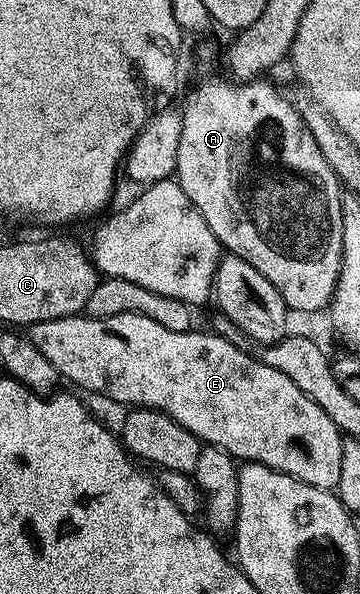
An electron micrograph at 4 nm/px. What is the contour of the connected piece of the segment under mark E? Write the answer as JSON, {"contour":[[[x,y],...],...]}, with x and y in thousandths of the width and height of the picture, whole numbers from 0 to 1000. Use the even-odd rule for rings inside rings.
{"contour":[[[325,527],[297,534],[208,530],[133,537],[78,554],[92,582],[156,618],[164,636],[183,640],[186,635],[200,646],[250,662],[286,662],[347,685],[439,689],[500,712],[500,719],[533,726],[564,746],[633,759],[664,778],[739,783],[867,820],[936,825],[953,731],[939,727],[933,712],[800,631],[778,631],[767,618],[739,616],[714,599],[692,601],[683,591],[592,557],[539,559],[467,557],[467,551],[397,527]]]}

